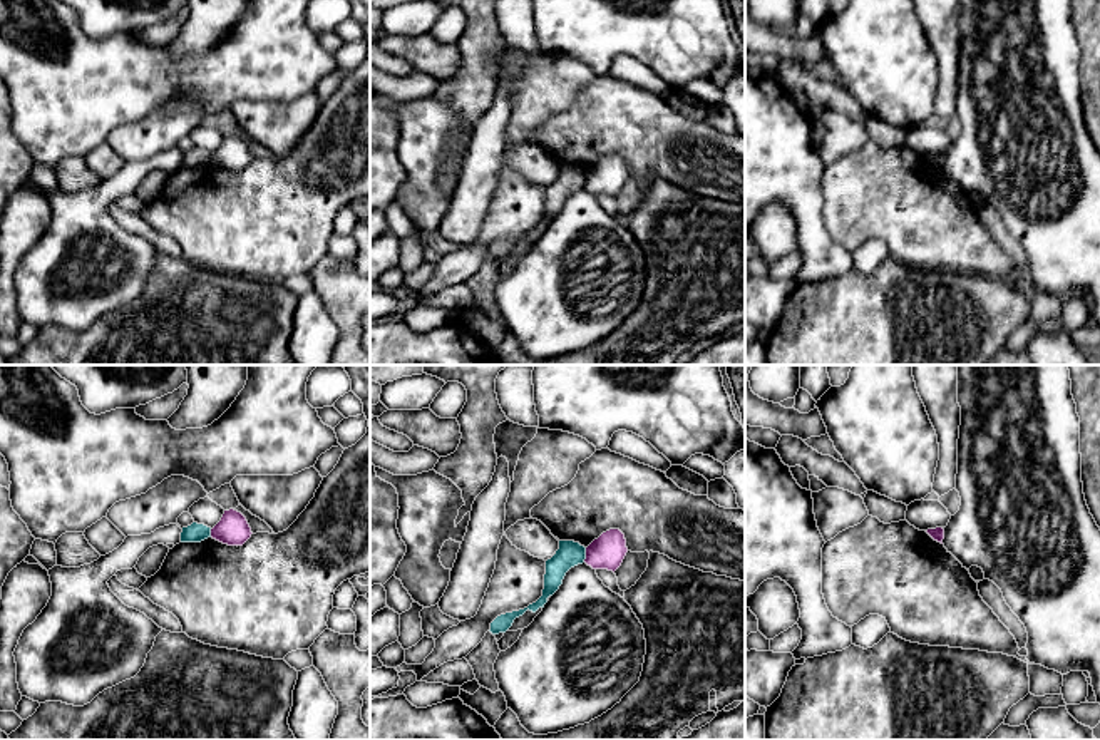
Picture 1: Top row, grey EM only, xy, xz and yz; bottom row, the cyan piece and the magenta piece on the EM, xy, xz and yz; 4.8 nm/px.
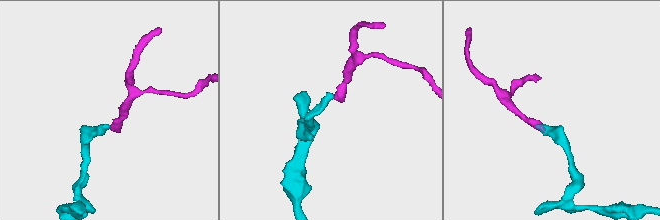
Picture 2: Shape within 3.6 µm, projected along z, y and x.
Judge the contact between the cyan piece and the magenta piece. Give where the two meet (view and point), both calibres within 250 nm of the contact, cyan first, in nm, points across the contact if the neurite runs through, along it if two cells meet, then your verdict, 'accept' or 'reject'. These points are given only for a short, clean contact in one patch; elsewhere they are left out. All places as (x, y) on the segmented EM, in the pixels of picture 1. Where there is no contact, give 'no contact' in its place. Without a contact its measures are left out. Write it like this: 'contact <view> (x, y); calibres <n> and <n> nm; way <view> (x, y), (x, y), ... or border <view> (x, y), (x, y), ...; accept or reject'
contact xz (585, 554); calibres 120 and 160 nm; border xz (586, 548), (583, 561); reject

